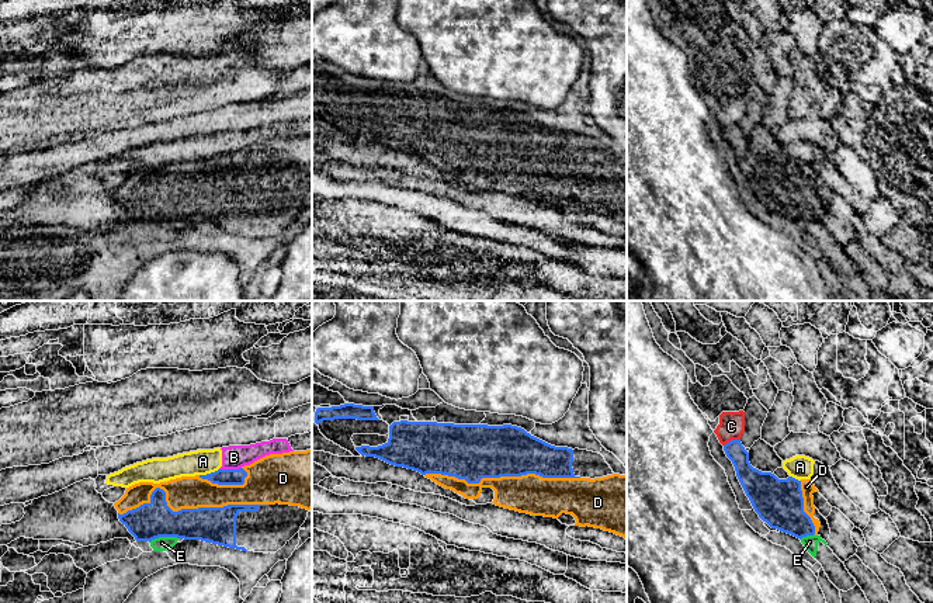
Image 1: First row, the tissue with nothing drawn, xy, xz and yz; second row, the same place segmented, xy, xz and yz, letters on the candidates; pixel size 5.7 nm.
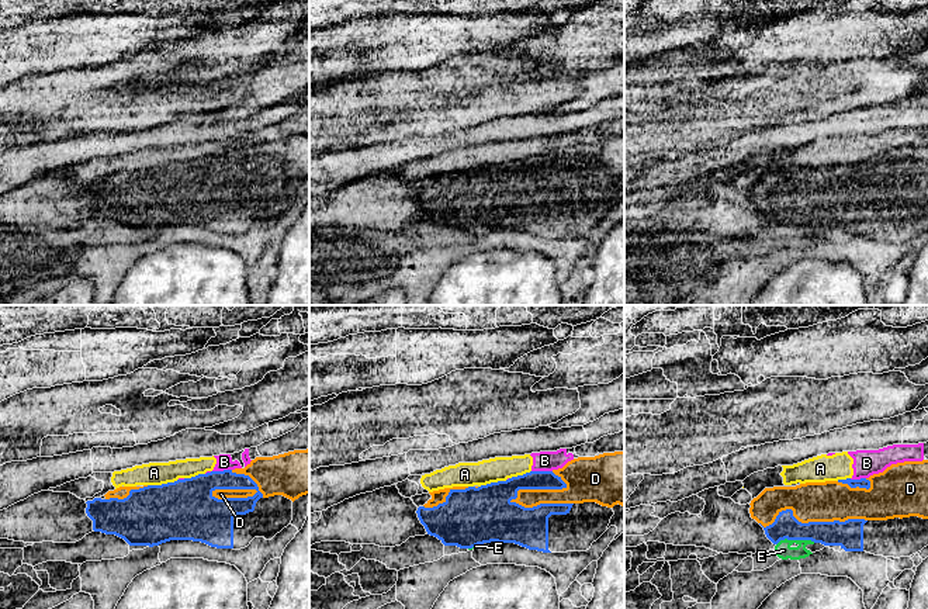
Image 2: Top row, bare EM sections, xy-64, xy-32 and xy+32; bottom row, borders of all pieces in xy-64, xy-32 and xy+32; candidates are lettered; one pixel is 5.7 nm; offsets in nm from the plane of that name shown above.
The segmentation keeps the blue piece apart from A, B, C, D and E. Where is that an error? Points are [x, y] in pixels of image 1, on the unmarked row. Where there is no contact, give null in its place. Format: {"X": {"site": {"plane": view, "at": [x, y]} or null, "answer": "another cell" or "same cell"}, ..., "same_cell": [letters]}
{"A": {"site": {"plane": "xy", "at": [208, 159]}, "answer": "another cell"}, "B": {"site": {"plane": "xy", "at": [229, 155]}, "answer": "another cell"}, "C": {"site": {"plane": "yz", "at": [731, 125]}, "answer": "another cell"}, "D": {"site": {"plane": "xy", "at": [184, 194]}, "answer": "same cell"}, "E": {"site": {"plane": "xy", "at": [163, 221]}, "answer": "another cell"}, "same_cell": ["D"]}

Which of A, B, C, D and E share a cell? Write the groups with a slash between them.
A B / C / D / E

